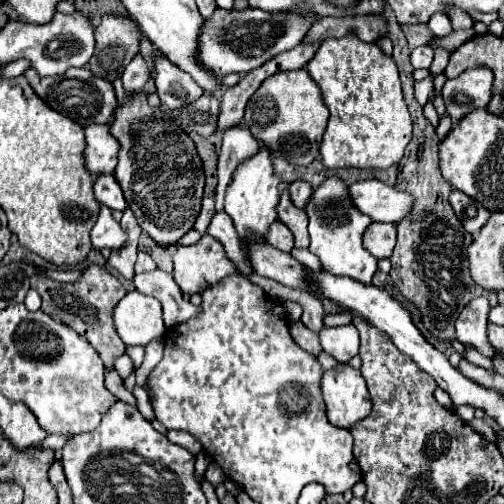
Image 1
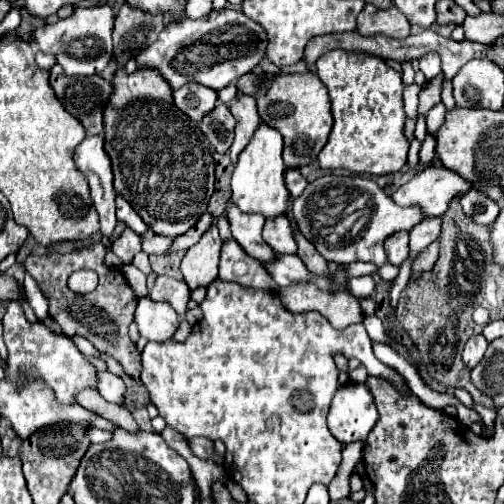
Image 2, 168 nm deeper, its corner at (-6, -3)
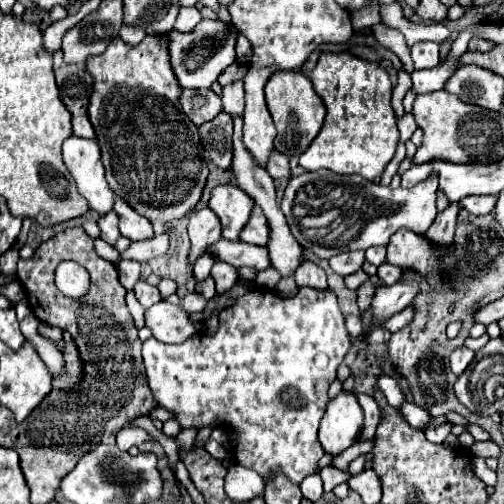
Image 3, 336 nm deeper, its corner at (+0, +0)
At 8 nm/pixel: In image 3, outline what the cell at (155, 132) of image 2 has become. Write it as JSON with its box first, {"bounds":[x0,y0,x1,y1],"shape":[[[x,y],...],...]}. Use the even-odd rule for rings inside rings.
{"bounds":[86,35,208,223],"shape":[[[146,35],[134,47],[126,45],[120,37],[114,37],[102,55],[86,59],[86,69],[94,79],[88,115],[102,149],[102,163],[106,167],[106,181],[110,189],[116,195],[124,197],[134,211],[150,221],[160,219],[164,223],[170,223],[184,217],[196,207],[202,197],[208,165],[204,159],[198,127],[188,119],[188,115],[184,115],[180,105],[182,85],[178,83],[170,65],[168,35]]]}

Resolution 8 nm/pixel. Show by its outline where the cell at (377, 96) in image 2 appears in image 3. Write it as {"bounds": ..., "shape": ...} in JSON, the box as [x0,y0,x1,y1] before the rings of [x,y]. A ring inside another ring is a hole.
{"bounds":[300,53,398,181],"shape":[[[322,53],[318,65],[314,71],[310,71],[310,81],[314,85],[314,91],[320,95],[320,99],[326,105],[326,121],[316,135],[316,139],[310,143],[310,147],[300,155],[300,167],[306,171],[318,171],[318,169],[330,169],[340,175],[364,175],[364,179],[372,181],[374,177],[380,177],[386,169],[386,165],[392,161],[396,147],[398,147],[398,127],[396,117],[390,107],[392,97],[392,83],[378,63],[364,61],[360,57],[354,57],[350,53]]]}

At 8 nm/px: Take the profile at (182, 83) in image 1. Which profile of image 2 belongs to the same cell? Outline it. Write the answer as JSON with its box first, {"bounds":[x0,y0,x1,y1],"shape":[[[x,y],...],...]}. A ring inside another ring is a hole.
{"bounds":[174,82,216,122],"shape":[[[190,82],[188,86],[182,86],[178,90],[174,90],[174,104],[186,114],[190,116],[194,122],[202,120],[202,114],[208,114],[214,104],[216,104],[216,92],[198,84],[198,82]]]}

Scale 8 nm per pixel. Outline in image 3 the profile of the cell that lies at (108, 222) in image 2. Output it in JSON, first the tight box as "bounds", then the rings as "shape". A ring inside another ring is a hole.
{"bounds":[62,135,114,215],"shape":[[[72,135],[62,145],[62,157],[64,157],[66,167],[68,167],[68,171],[72,173],[74,181],[78,185],[80,195],[86,197],[86,201],[92,209],[96,209],[100,215],[106,215],[114,207],[114,195],[112,195],[112,189],[108,187],[108,183],[104,179],[104,165],[102,165],[102,159],[100,159],[98,143],[94,139],[82,139],[82,137]]]}

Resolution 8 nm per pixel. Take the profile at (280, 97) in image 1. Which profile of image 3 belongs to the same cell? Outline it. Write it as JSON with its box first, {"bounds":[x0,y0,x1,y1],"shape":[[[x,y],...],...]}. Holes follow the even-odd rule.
{"bounds":[266,71,326,157],"shape":[[[276,71],[266,83],[266,103],[278,131],[274,139],[274,149],[288,157],[300,155],[304,149],[308,149],[312,139],[318,135],[326,115],[326,107],[316,95],[310,79],[298,71]]]}

